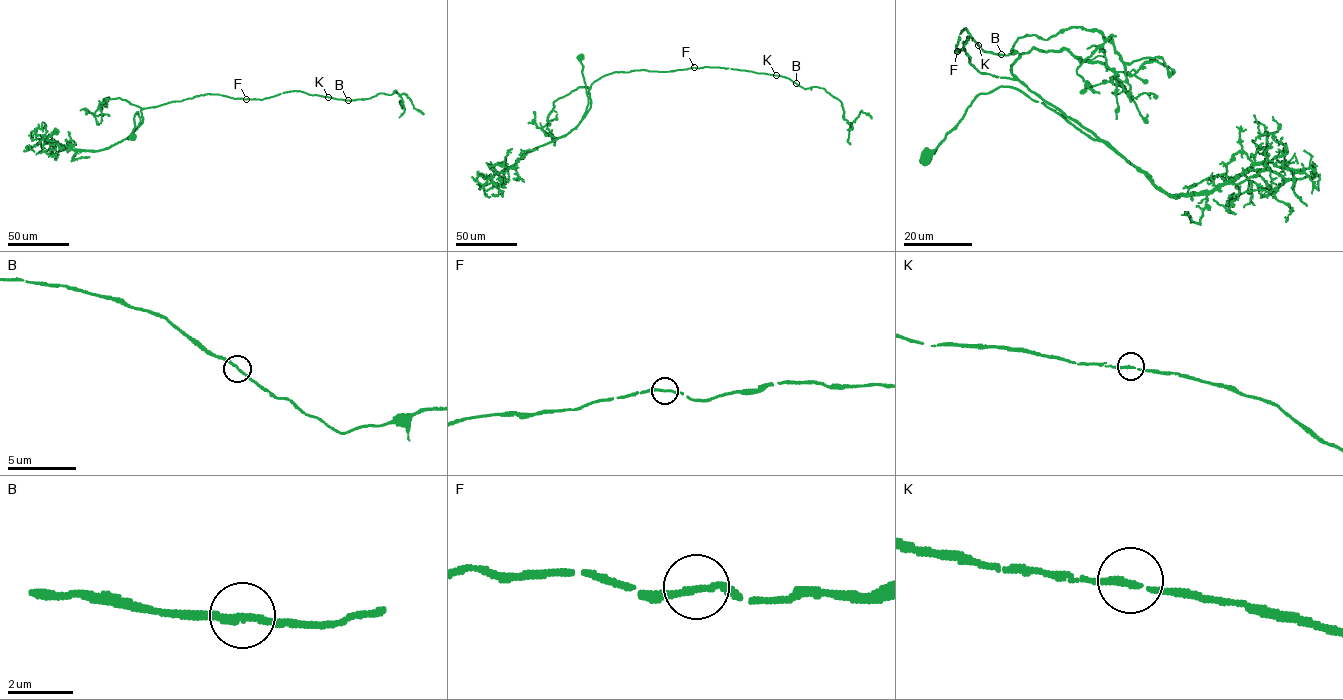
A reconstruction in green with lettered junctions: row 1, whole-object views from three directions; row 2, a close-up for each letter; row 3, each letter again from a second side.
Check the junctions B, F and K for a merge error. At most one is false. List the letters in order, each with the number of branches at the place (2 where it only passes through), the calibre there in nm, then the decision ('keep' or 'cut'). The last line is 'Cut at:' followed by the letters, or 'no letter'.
B: branches 2; calibre 190 nm; keep
F: branches 2; calibre 190 nm; keep
K: branches 2; calibre 180 nm; keep
Cut at: no letter

